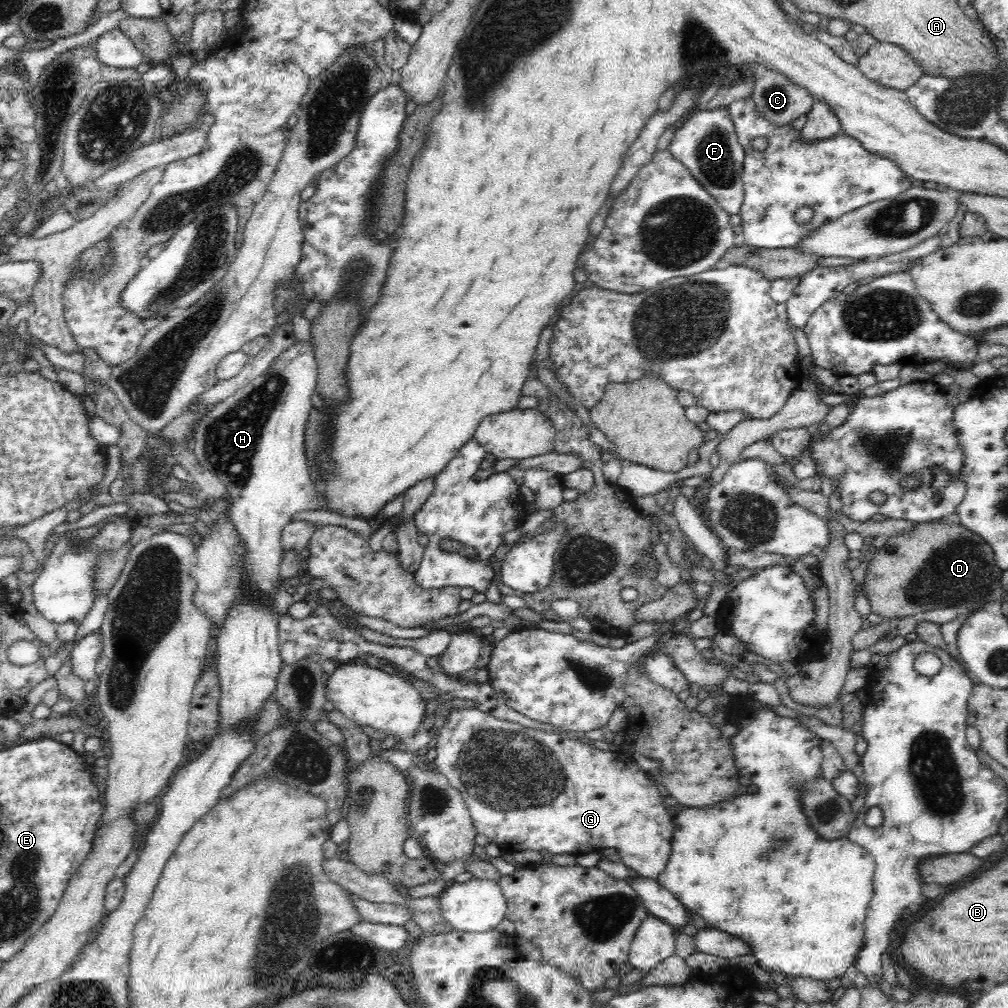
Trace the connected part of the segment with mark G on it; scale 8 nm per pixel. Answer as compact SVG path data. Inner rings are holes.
M472 707L450 708L443 720L444 725L439 728L434 746L434 751L436 751L436 758L432 762L434 770L444 775L448 785L460 793L460 796L464 799L464 804L468 807L470 818L477 832L484 834L488 841L497 844L501 852L512 854L524 850L535 850L541 853L546 850L550 855L570 854L577 857L589 852L600 852L606 848L616 848L616 853L621 857L624 865L634 870L642 878L657 879L659 874L665 870L671 850L674 821L664 807L663 796L660 795L660 791L650 782L645 771L636 765L631 753L621 750L600 750L592 744L583 743L578 739L570 739L565 731L564 734L556 734L556 731L552 734L546 734L539 728L526 728L515 722L503 721Z

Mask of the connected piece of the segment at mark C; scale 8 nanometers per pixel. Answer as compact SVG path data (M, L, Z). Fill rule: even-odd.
M766 70L757 75L751 98L756 104L756 111L776 127L790 125L790 122L796 120L799 116L807 114L813 103L812 95L806 89L788 81L782 73Z

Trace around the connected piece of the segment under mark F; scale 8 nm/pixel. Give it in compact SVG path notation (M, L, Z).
M727 107L692 109L683 118L680 127L667 146L668 153L680 162L688 173L706 189L726 213L738 215L742 206L744 187L741 179L745 162L745 150L739 141L734 121Z

